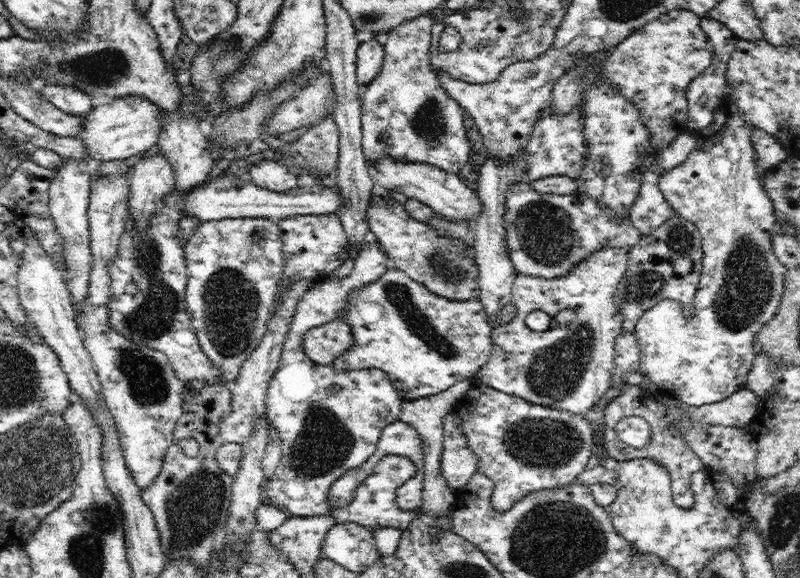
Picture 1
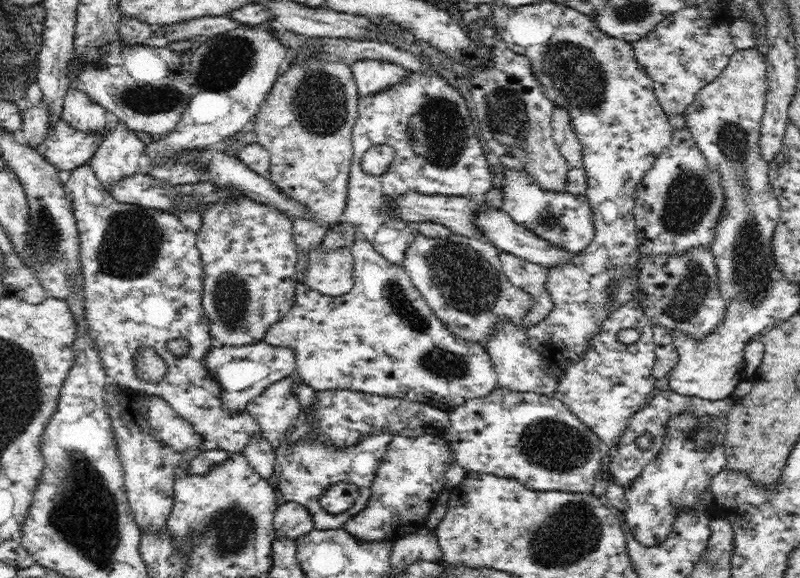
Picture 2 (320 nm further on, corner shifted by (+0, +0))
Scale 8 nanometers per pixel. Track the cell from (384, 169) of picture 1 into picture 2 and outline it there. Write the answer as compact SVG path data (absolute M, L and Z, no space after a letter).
M489 207L485 212L480 212L480 215L477 215L475 224L479 227L479 230L481 230L482 238L492 243L500 252L504 251L522 258L524 261L546 267L547 269L551 267L564 267L568 260L570 260L572 256L575 256L568 250L559 248L540 238L540 236L533 234L523 225L516 224L507 213L502 213L500 209Z

